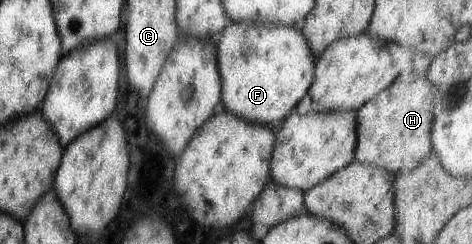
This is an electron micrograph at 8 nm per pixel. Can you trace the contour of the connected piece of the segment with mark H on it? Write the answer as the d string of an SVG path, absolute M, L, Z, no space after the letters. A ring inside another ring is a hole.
M422 68L417 76L395 79L377 96L373 96L365 106L361 106L357 110L357 142L354 161L371 166L379 164L381 170L391 168L395 172L405 168L411 168L411 170L419 168L421 162L429 158L429 154L433 152L437 90L439 88L429 80L429 75ZM389 136L391 136L391 148L389 148Z

